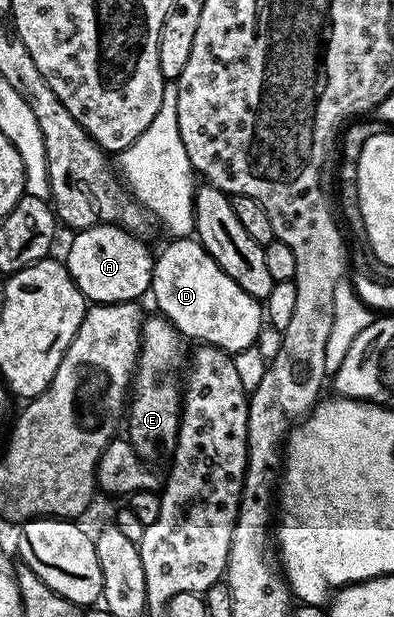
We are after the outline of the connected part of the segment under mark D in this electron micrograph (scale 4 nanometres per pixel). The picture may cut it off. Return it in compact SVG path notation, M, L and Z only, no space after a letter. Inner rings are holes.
M176 237L168 242L170 243L163 249L162 253L160 254L159 252L157 254L152 267L152 286L150 288L150 295L151 298L154 297L154 301L157 305L155 308L164 315L165 318L171 320L172 324L176 327L176 330L189 340L191 340L190 338L196 339L195 342L211 347L217 347L231 355L238 354L248 347L255 346L255 343L258 341L256 339L260 333L260 329L262 325L264 326L264 314L261 302L257 299L252 299L248 293L240 289L238 285L235 285L233 279L228 278L225 271L217 265L217 262L214 261L208 253L206 253L204 247L201 246L198 239L194 237Z

